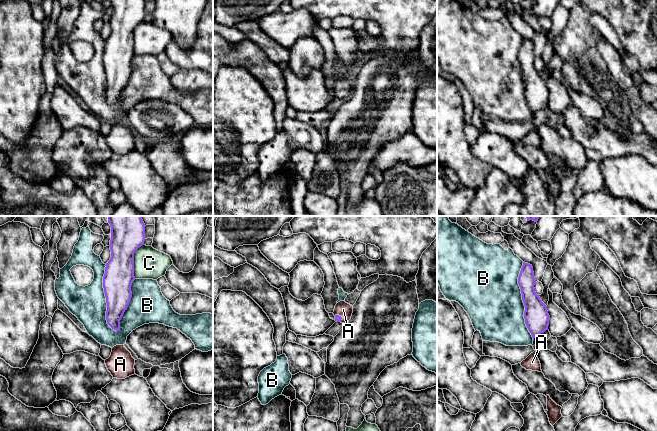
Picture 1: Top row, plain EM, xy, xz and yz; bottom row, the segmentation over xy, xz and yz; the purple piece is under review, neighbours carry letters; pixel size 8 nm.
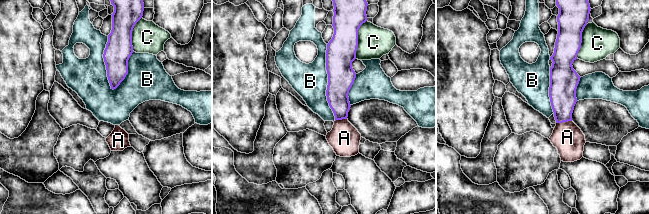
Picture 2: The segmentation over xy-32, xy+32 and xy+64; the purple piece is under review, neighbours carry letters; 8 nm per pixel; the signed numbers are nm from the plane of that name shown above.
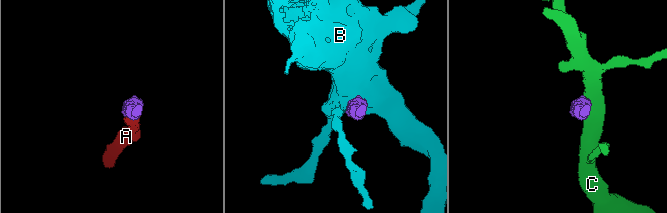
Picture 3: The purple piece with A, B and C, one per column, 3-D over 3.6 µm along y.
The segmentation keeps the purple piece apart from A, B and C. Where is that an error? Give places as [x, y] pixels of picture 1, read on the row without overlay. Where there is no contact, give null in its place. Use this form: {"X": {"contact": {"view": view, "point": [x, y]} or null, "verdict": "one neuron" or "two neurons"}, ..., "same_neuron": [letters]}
{"A": {"contact": {"view": "xz", "point": [340, 92]}, "verdict": "one neuron"}, "B": {"contact": {"view": "xy", "point": [106, 75]}, "verdict": "two neurons"}, "C": {"contact": {"view": "xy", "point": [133, 37]}, "verdict": "two neurons"}, "same_neuron": ["A"]}

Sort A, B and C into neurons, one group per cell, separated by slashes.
A / B / C

